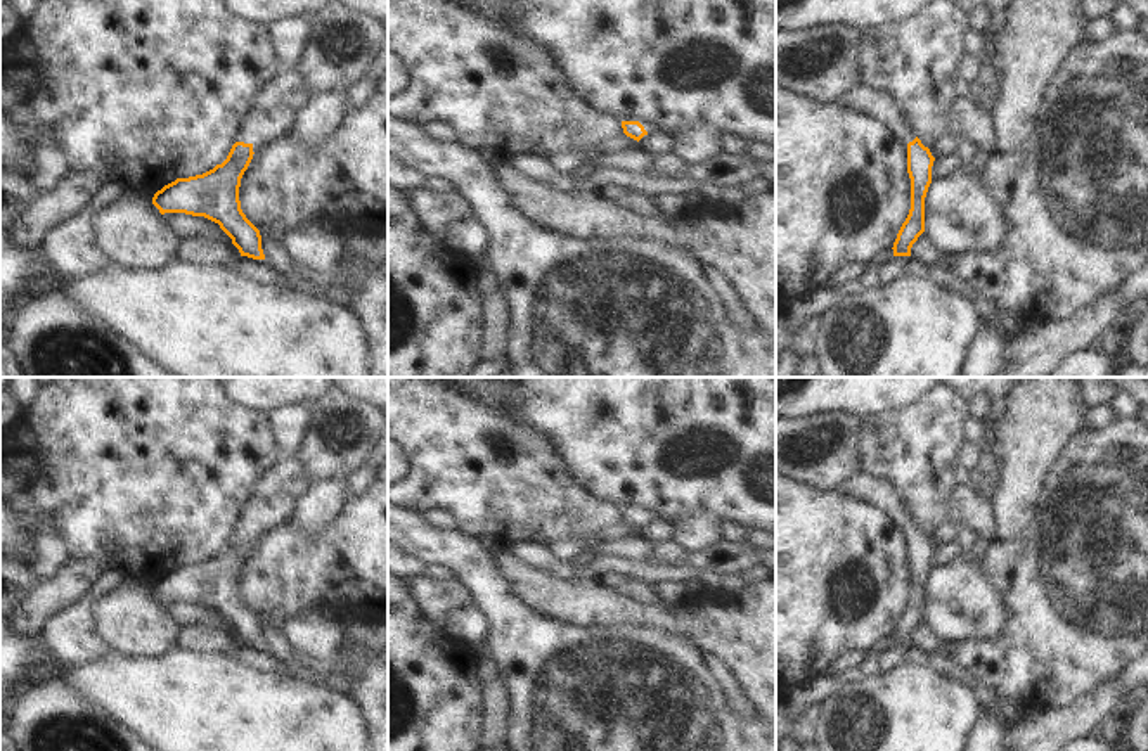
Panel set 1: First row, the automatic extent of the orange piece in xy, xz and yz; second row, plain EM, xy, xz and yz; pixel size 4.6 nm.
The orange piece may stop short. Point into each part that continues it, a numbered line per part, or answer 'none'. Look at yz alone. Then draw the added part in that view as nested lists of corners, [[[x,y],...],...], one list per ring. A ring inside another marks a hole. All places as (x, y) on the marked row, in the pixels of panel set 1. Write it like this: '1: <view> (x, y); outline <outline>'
1: yz (875, 101); outline [[[861,85],[854,88],[840,104],[862,109],[893,128],[895,137],[902,144],[909,144],[916,138],[916,133],[900,109],[895,95],[888,90],[881,90],[871,85]]]

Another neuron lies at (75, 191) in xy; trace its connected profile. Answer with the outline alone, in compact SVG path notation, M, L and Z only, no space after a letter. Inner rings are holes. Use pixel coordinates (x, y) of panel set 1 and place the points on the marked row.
M92 170L68 171L52 189L35 192L5 230L16 246L36 247L40 235L109 192Z

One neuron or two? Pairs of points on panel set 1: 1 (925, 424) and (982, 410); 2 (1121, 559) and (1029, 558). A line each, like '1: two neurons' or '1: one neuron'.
1: two neurons
2: one neuron

